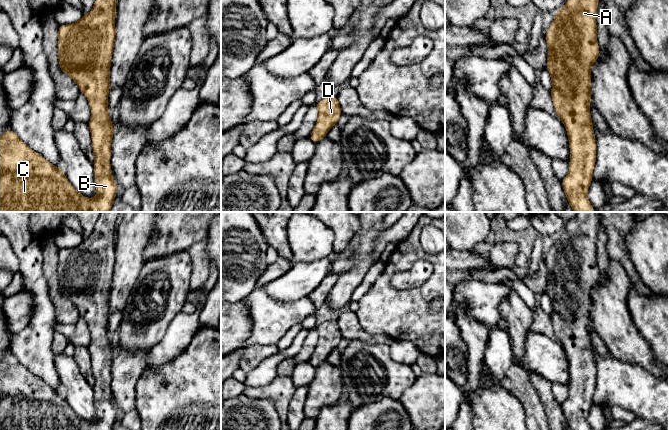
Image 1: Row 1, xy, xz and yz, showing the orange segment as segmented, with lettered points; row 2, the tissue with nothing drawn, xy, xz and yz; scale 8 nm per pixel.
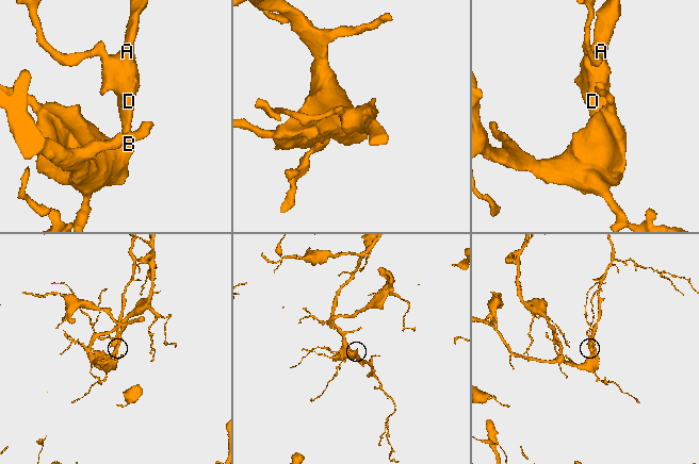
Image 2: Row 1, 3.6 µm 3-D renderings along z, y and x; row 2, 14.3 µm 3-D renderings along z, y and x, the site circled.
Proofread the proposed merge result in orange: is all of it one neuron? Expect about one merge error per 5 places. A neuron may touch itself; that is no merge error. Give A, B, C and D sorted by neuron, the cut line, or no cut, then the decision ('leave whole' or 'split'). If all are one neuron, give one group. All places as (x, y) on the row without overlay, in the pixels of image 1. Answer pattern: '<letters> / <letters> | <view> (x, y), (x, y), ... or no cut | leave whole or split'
A B C D | no cut | leave whole

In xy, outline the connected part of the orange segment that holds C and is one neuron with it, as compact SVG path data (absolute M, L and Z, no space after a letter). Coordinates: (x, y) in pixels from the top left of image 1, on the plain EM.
M100 212L92 234L83 239L76 247L58 251L58 285L60 294L72 302L89 326L91 341L88 350L91 356L94 376L94 400L97 420L87 422L80 418L68 405L62 392L53 389L41 378L26 369L11 352L0 360L0 430L112 430L118 410L112 400L111 368L115 350L111 347L108 334L110 316L110 293L116 261L116 221L119 212Z

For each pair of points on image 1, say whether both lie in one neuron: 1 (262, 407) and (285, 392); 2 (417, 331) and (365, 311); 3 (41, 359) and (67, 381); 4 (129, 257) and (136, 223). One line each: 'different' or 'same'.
1: different
2: same
3: different
4: same

